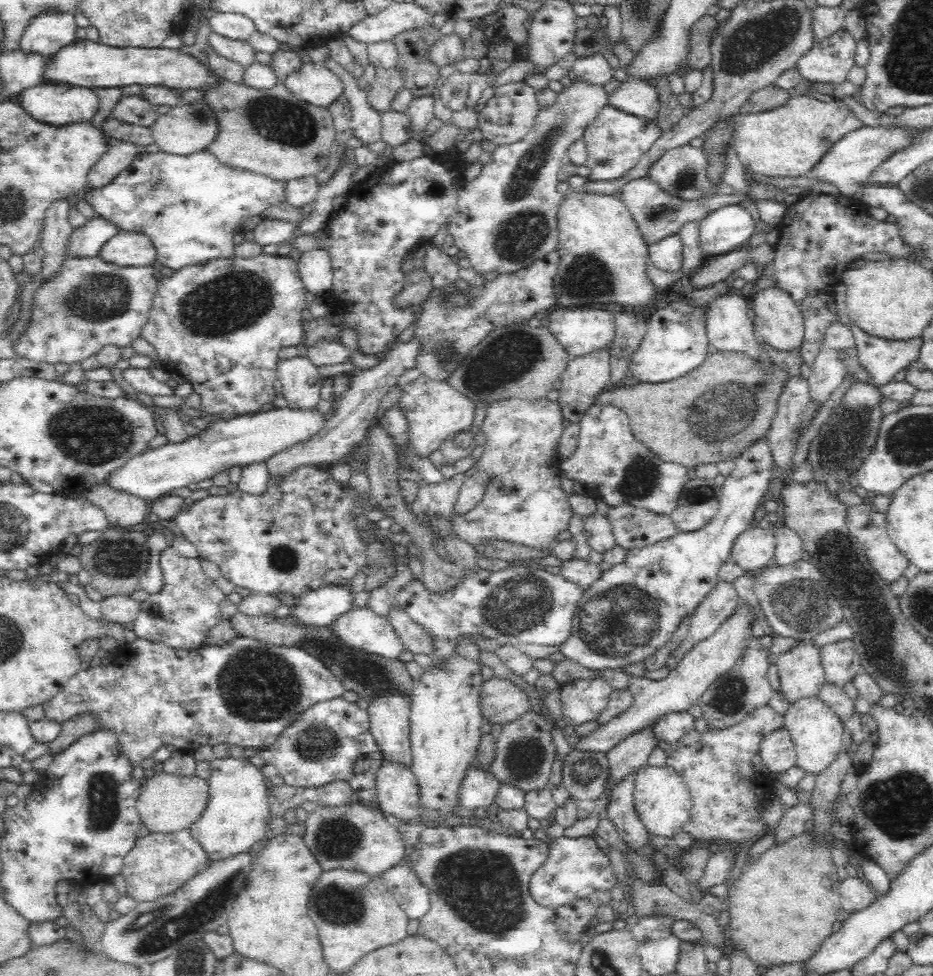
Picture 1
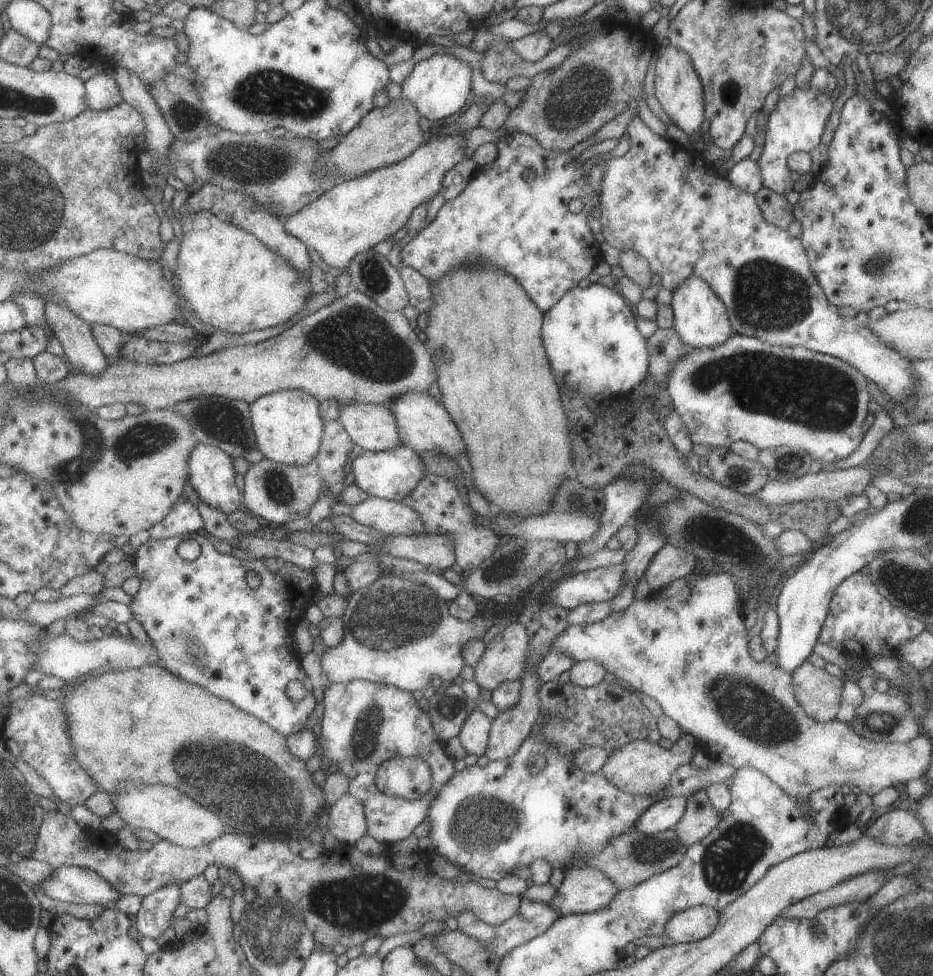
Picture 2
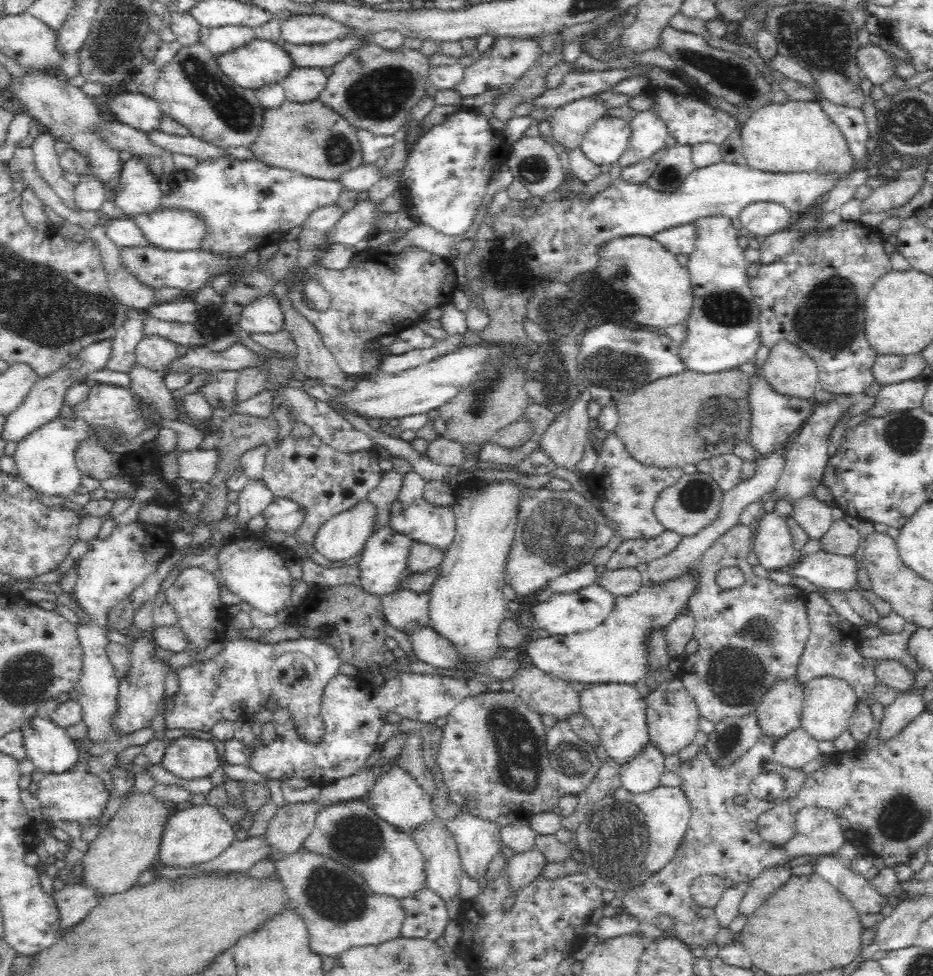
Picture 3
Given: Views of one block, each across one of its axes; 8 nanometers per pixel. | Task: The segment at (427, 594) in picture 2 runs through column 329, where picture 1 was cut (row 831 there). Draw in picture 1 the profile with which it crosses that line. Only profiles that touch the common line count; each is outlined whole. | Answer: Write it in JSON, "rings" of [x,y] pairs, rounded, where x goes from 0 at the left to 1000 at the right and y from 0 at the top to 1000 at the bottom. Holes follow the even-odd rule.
{"rings":[[[690,784],[683,789],[680,808],[682,833],[691,850],[699,855],[721,858],[731,852],[732,845],[740,840],[743,820],[732,797],[719,785]]]}

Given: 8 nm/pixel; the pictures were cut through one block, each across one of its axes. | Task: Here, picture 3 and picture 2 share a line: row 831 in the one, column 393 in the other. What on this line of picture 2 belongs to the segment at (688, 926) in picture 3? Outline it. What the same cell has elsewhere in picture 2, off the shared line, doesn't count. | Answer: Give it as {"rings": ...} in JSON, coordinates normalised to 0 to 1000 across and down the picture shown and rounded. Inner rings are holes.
{"rings":[[[388,696],[369,700],[352,700],[348,705],[347,715],[348,730],[343,742],[341,743],[341,761],[346,769],[346,774],[354,781],[362,784],[363,790],[375,798],[374,813],[387,822],[390,827],[395,846],[395,855],[405,863],[418,867],[438,859],[445,848],[449,847],[454,841],[459,840],[460,832],[464,824],[471,817],[472,808],[486,798],[491,791],[489,779],[479,775],[477,770],[477,760],[472,757],[463,744],[463,737],[458,730],[456,719],[445,717],[443,709],[432,708],[431,706],[416,703],[415,701],[398,700]],[[427,774],[436,776],[453,777],[465,790],[465,805],[463,809],[453,818],[441,821],[431,817],[413,815],[403,805],[403,794],[411,781],[421,778]]]}

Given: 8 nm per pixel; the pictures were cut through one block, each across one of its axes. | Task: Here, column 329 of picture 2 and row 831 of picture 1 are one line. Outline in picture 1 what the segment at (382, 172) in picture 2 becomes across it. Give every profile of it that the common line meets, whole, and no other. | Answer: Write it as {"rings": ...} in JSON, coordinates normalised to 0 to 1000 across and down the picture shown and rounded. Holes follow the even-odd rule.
{"rings":[[[238,777],[226,782],[226,794],[222,798],[224,803],[224,819],[221,830],[214,839],[203,848],[207,858],[217,866],[227,882],[240,881],[260,873],[268,872],[268,868],[284,856],[284,847],[290,839],[288,832],[288,808],[283,801],[280,786],[270,784],[265,777]]]}

